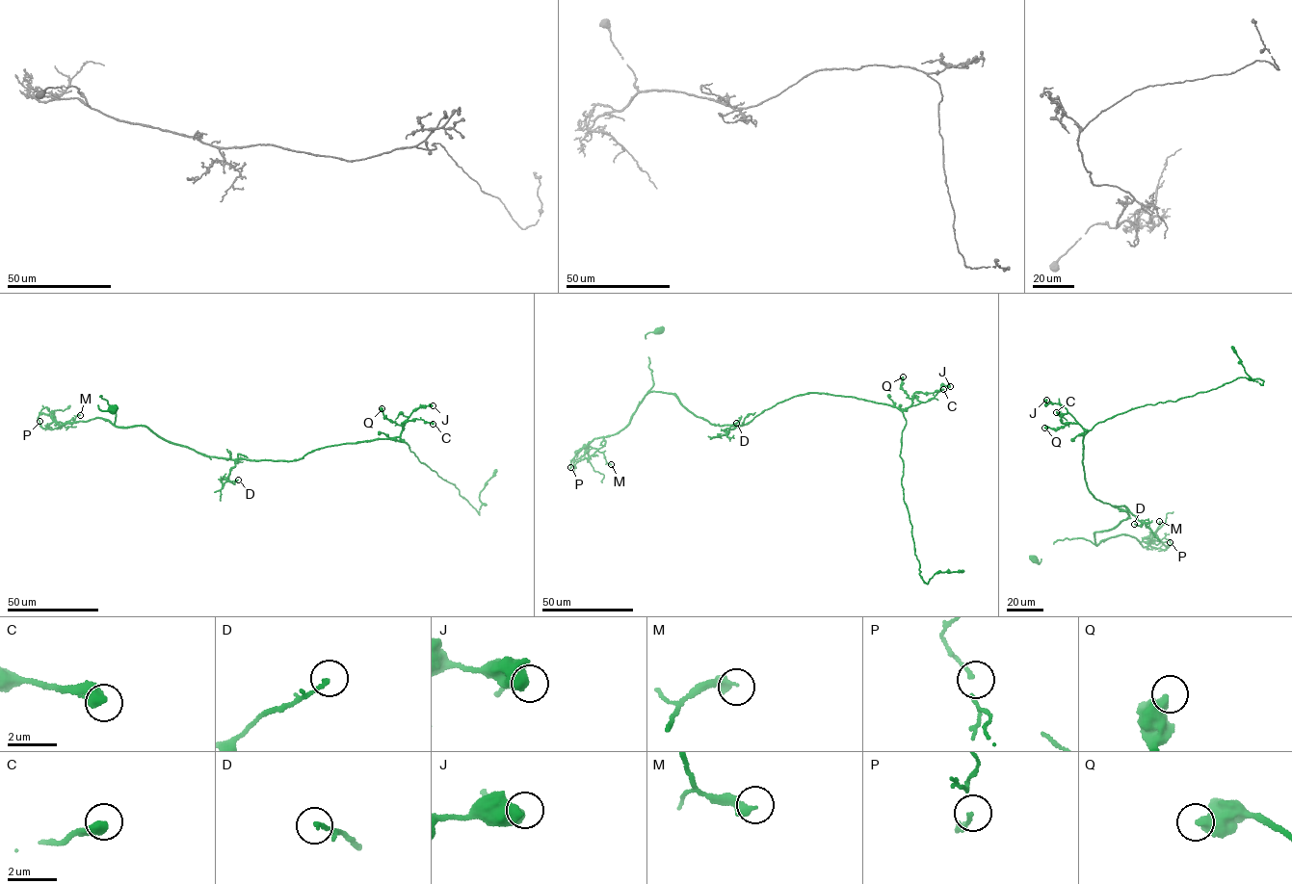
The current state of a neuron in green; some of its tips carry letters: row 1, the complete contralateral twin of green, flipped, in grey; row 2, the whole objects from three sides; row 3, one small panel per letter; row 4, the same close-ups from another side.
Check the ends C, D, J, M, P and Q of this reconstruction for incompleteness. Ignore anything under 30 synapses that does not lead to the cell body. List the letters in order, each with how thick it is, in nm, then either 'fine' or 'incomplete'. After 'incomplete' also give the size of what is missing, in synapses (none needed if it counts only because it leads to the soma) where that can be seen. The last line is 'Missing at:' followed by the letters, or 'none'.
C: 460 nm thick; fine
D: 160 nm thick; fine
J: 700 nm thick; fine
M: 320 nm thick; fine
P: 90 nm thick; fine
Q: 500 nm thick; fine
Missing at: none

